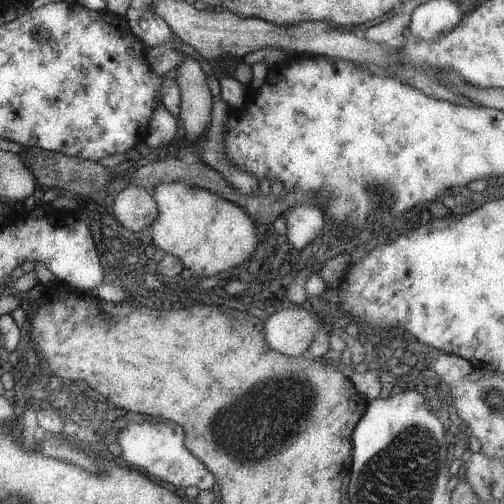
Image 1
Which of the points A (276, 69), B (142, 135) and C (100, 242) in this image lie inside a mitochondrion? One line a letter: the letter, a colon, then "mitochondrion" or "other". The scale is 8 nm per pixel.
A: other
B: other
C: other

